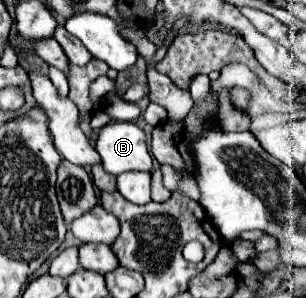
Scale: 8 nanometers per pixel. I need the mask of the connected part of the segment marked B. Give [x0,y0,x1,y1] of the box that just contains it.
[96,122,154,176]

